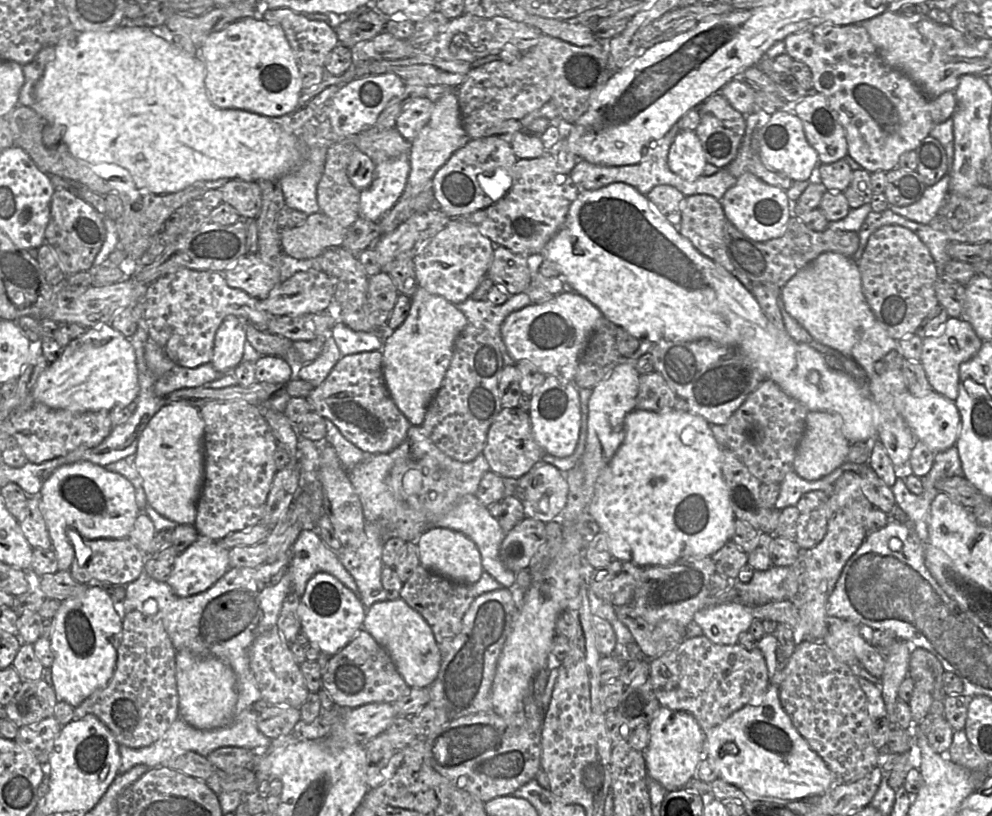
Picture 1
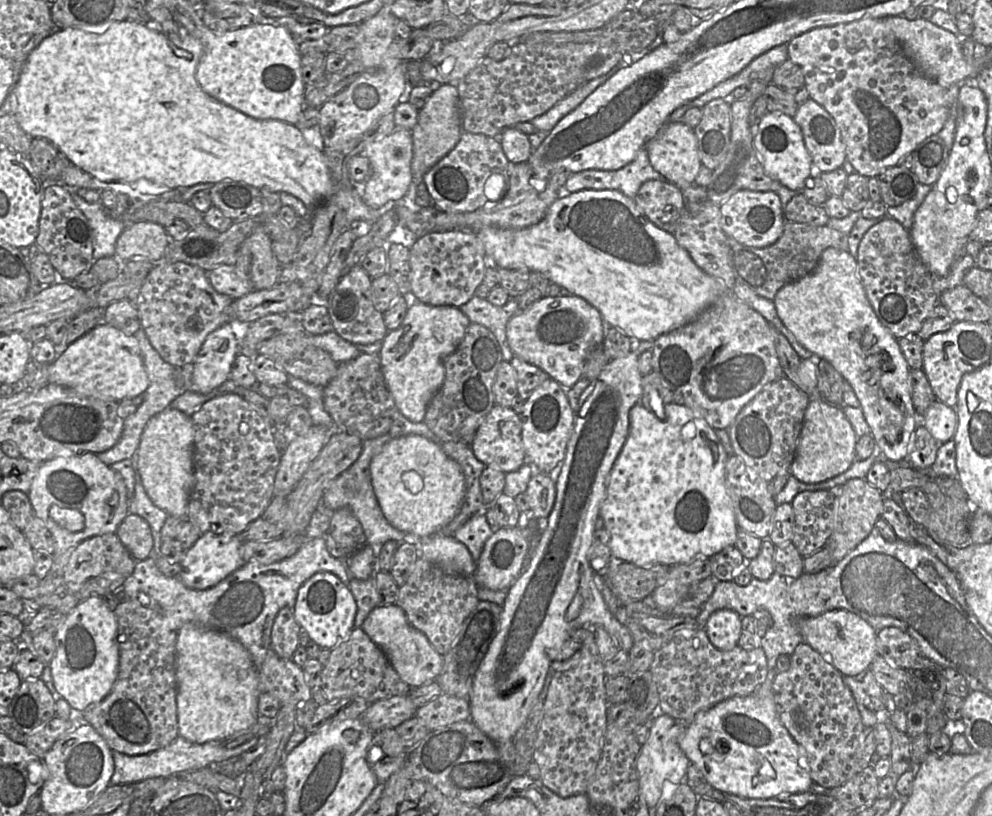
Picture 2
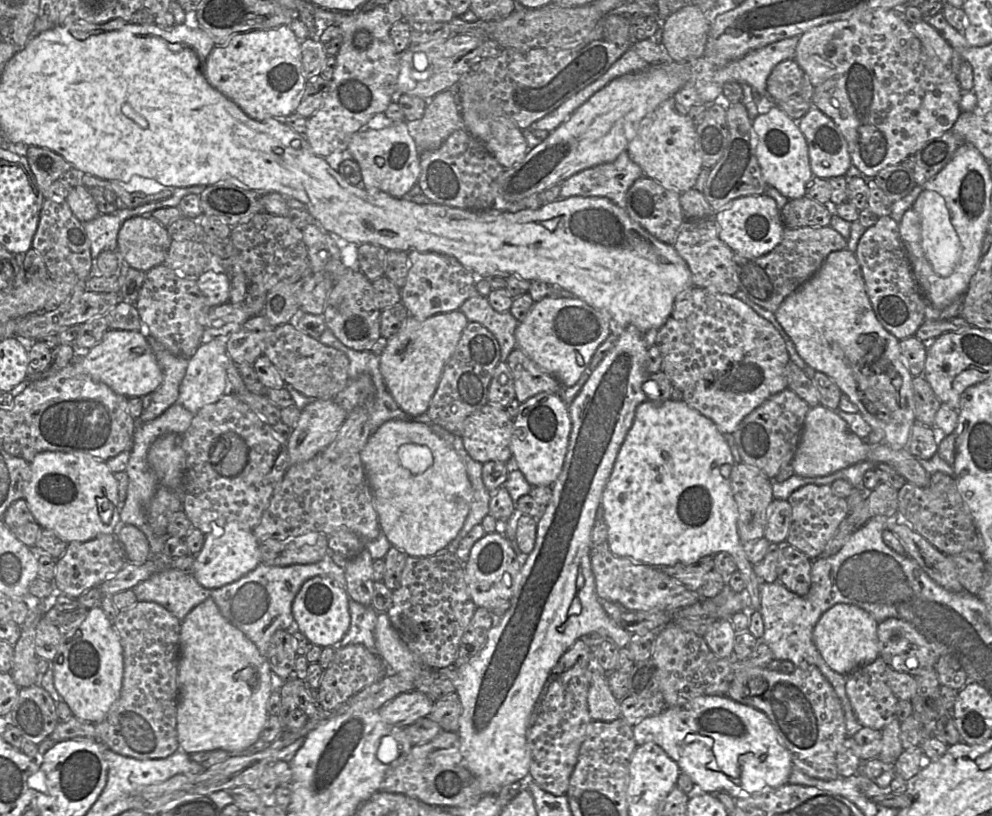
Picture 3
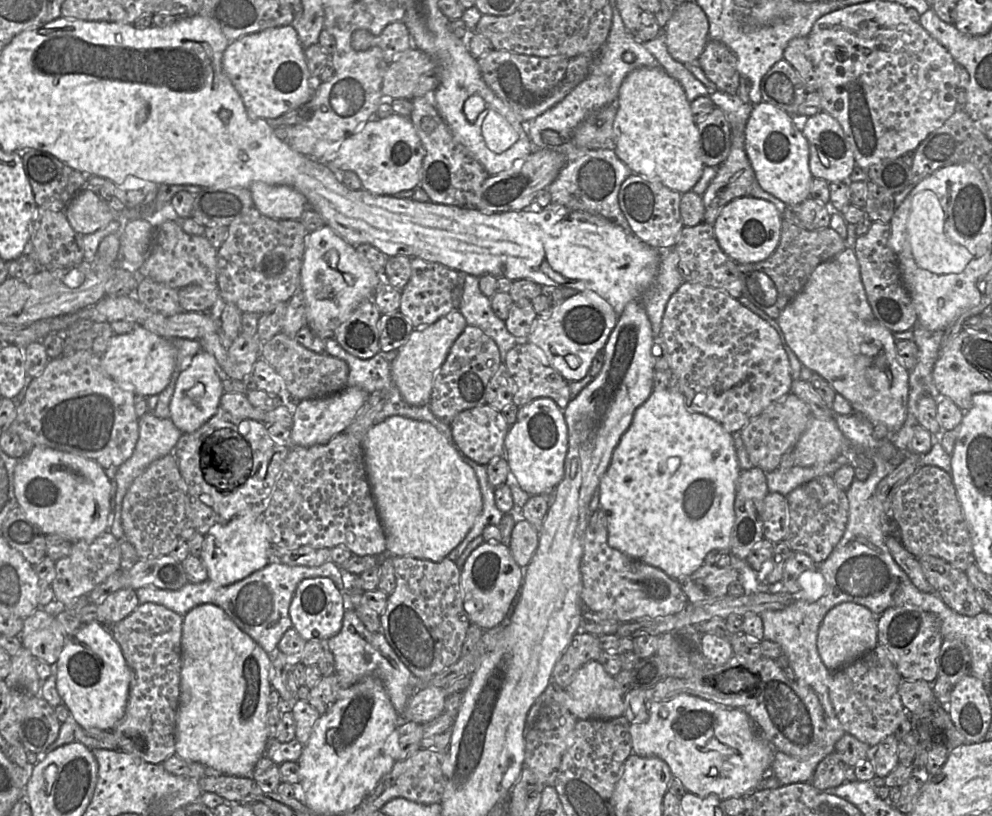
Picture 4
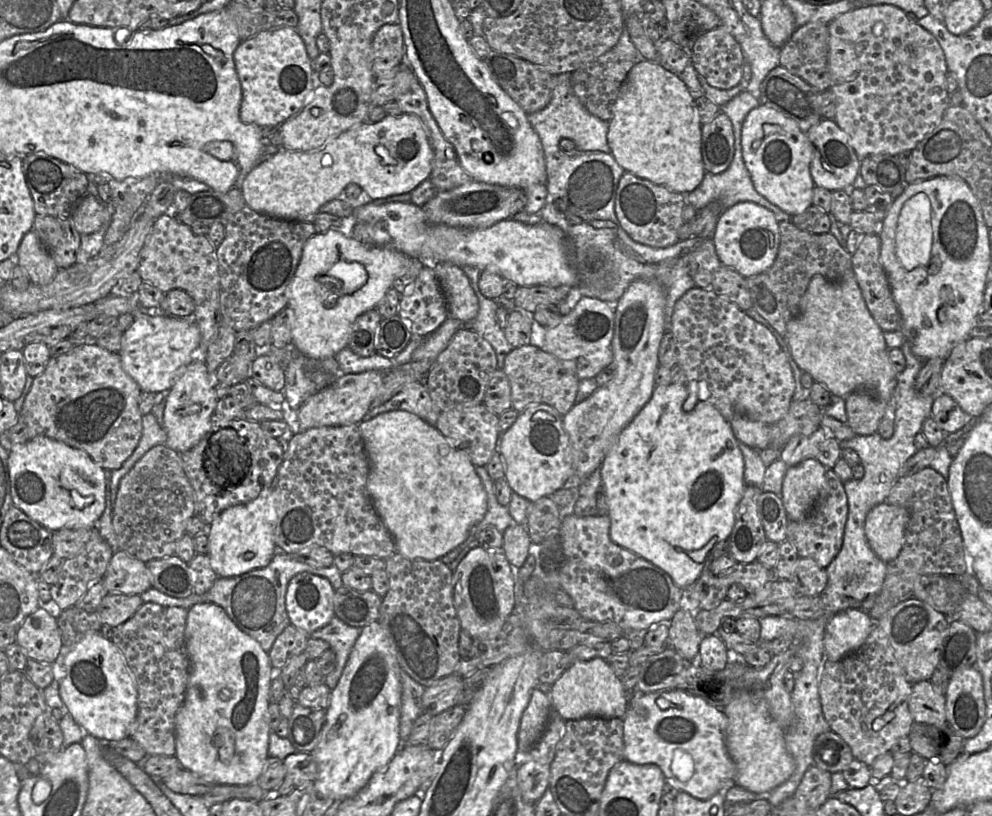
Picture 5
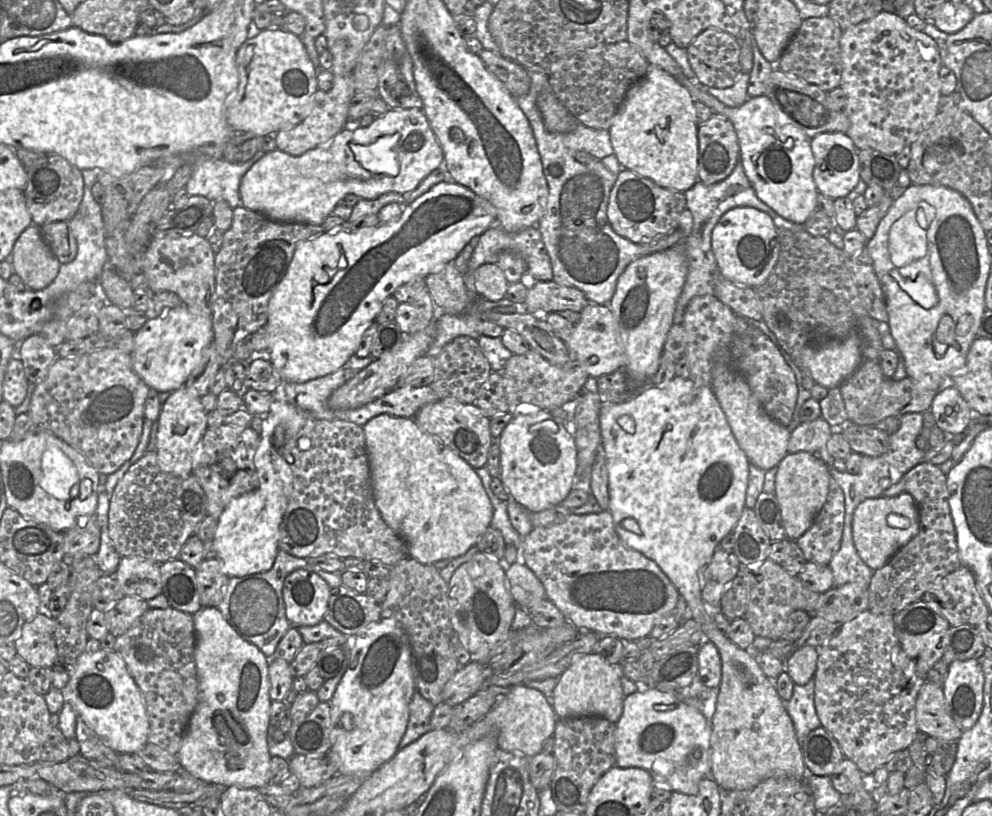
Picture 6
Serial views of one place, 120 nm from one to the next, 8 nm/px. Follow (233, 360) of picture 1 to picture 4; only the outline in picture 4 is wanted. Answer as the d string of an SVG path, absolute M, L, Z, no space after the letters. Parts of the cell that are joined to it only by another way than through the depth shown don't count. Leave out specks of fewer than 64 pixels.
M201 350L191 359L187 368L178 377L169 407L169 418L182 433L198 430L217 413L224 394L222 382L225 378L227 377L210 353Z

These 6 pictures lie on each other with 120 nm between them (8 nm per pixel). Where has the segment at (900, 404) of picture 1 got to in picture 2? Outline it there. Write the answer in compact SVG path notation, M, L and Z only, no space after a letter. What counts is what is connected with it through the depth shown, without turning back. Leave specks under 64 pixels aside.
M936 399L925 414L919 417L920 422L939 443L945 443L954 437L958 416L955 408Z

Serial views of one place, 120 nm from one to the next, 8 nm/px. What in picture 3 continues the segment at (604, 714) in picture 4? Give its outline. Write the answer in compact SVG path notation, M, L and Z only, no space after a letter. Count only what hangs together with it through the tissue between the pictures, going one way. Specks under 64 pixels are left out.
M598 664L591 671L588 708L592 720L610 722L621 717L620 701L612 694L607 673Z

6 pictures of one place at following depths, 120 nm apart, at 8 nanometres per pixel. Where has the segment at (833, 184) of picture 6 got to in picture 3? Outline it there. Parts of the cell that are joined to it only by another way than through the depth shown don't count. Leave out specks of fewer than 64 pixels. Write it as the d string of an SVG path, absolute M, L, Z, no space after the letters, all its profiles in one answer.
M812 107L798 126L808 145L810 168L815 177L830 179L846 175L852 165L848 144L831 118Z

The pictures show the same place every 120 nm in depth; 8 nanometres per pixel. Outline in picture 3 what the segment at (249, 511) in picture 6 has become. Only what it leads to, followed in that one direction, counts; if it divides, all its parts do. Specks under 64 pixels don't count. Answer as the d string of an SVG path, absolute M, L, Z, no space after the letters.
M229 522L219 528L223 529L221 536L215 536L212 532L206 534L200 552L197 555L191 555L194 557L192 576L206 589L217 589L233 583L253 571L261 563L259 542L253 534L253 529L244 529L237 522Z

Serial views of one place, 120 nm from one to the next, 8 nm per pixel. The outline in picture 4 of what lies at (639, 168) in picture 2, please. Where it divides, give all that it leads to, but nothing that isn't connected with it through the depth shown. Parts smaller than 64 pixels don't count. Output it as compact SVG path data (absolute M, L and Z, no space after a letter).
M613 148L588 150L582 156L568 161L548 186L550 204L599 215L631 233L618 201L620 187L631 174L632 171L617 157Z

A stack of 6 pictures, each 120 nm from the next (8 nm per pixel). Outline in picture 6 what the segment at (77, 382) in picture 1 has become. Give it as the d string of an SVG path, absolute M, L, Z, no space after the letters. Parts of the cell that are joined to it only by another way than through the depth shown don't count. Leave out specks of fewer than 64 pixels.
M185 305L170 309L163 315L148 319L134 335L134 349L130 353L135 373L158 393L173 392L183 387L191 373L199 366L203 351L212 344L214 331L212 317L192 313Z

